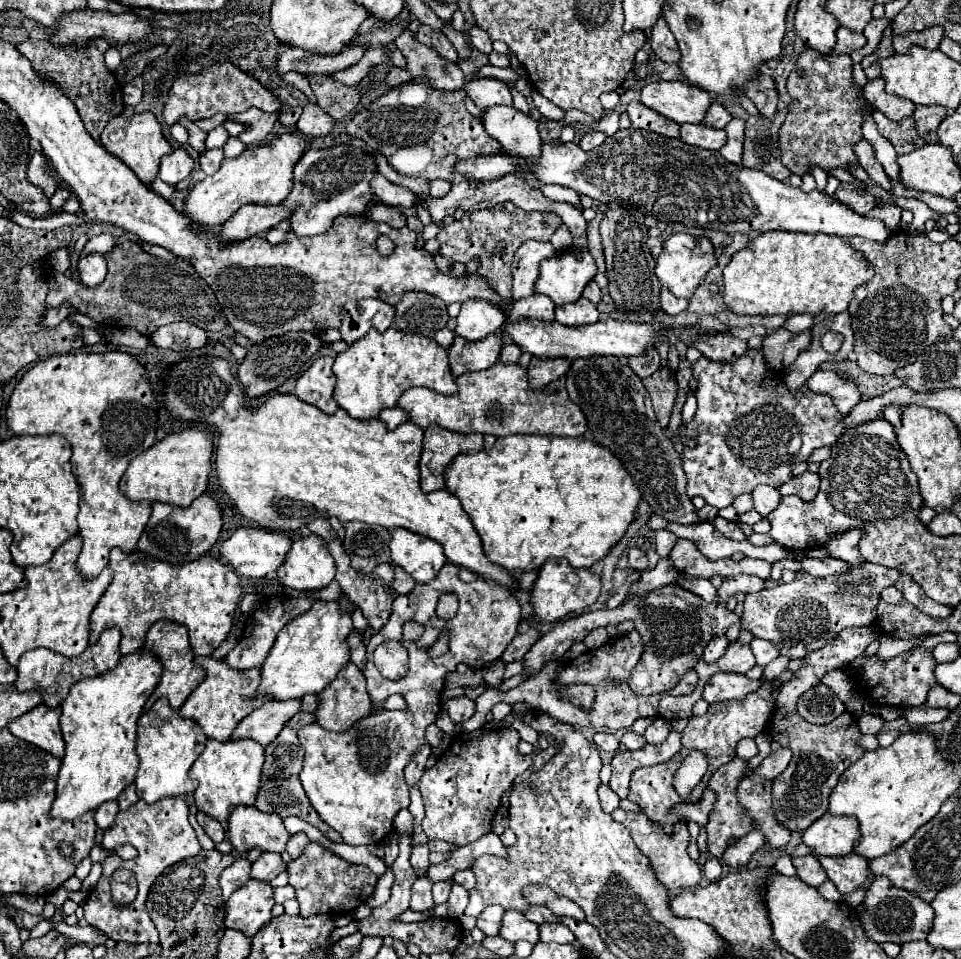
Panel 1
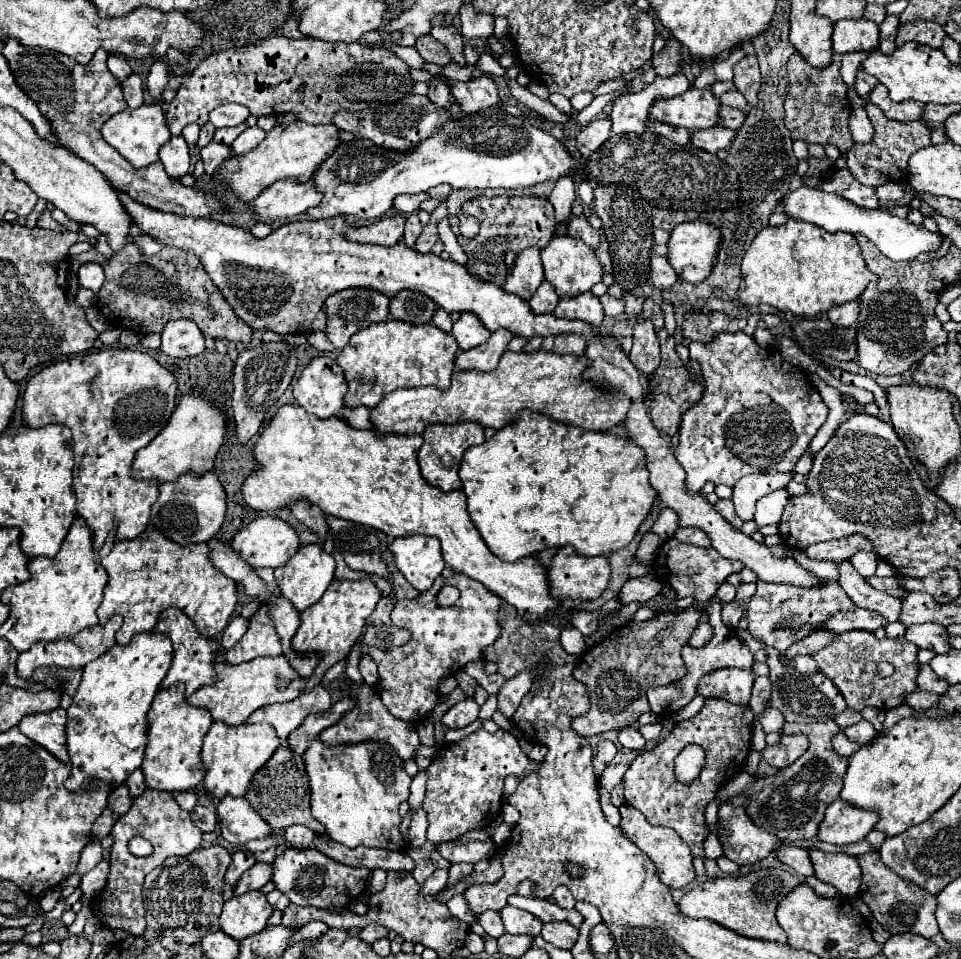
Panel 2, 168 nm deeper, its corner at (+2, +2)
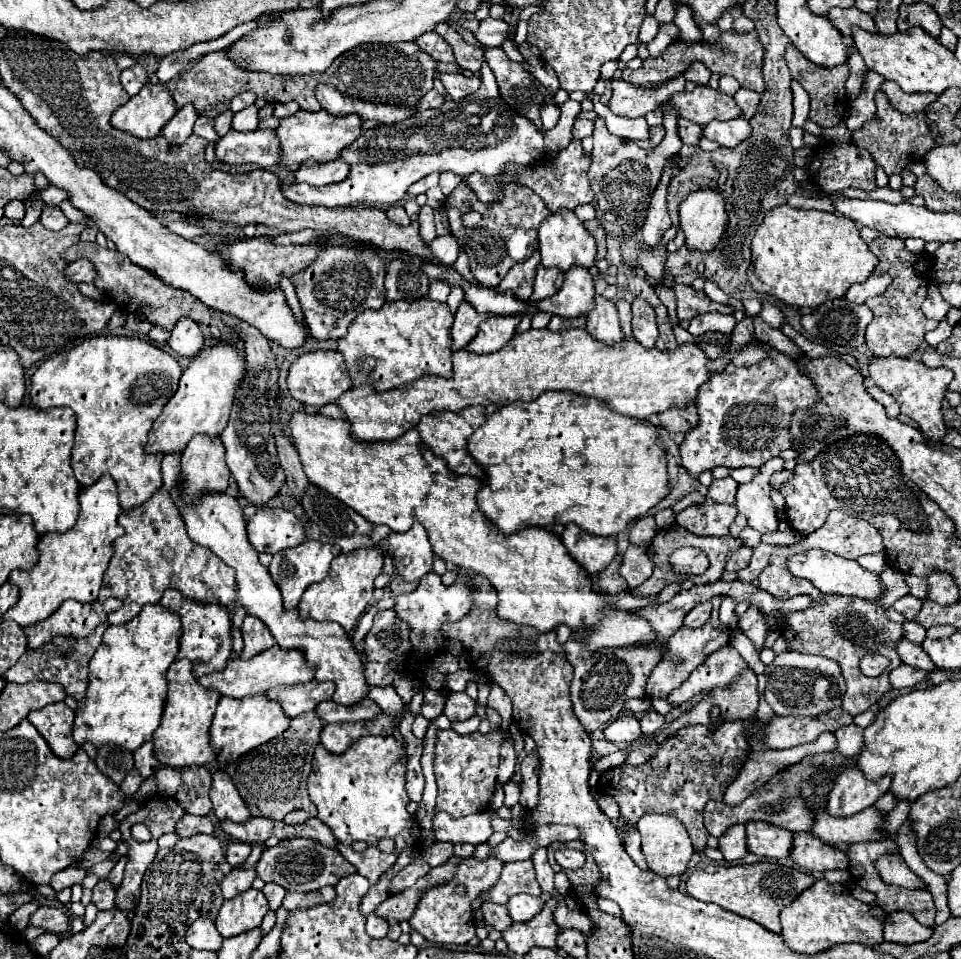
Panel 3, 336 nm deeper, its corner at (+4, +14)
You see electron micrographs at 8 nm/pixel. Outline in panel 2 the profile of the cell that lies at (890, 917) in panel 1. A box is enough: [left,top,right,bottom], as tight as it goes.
[857,851,939,937]

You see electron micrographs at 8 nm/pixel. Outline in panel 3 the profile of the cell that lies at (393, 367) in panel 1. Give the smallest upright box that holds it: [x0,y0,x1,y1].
[339,297,453,391]

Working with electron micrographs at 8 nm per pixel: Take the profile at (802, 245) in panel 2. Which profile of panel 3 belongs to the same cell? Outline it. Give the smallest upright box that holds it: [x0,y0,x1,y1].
[748,205,877,307]

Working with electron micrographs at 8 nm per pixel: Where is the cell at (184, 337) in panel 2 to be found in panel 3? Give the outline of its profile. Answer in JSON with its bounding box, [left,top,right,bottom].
[169,317,203,357]

